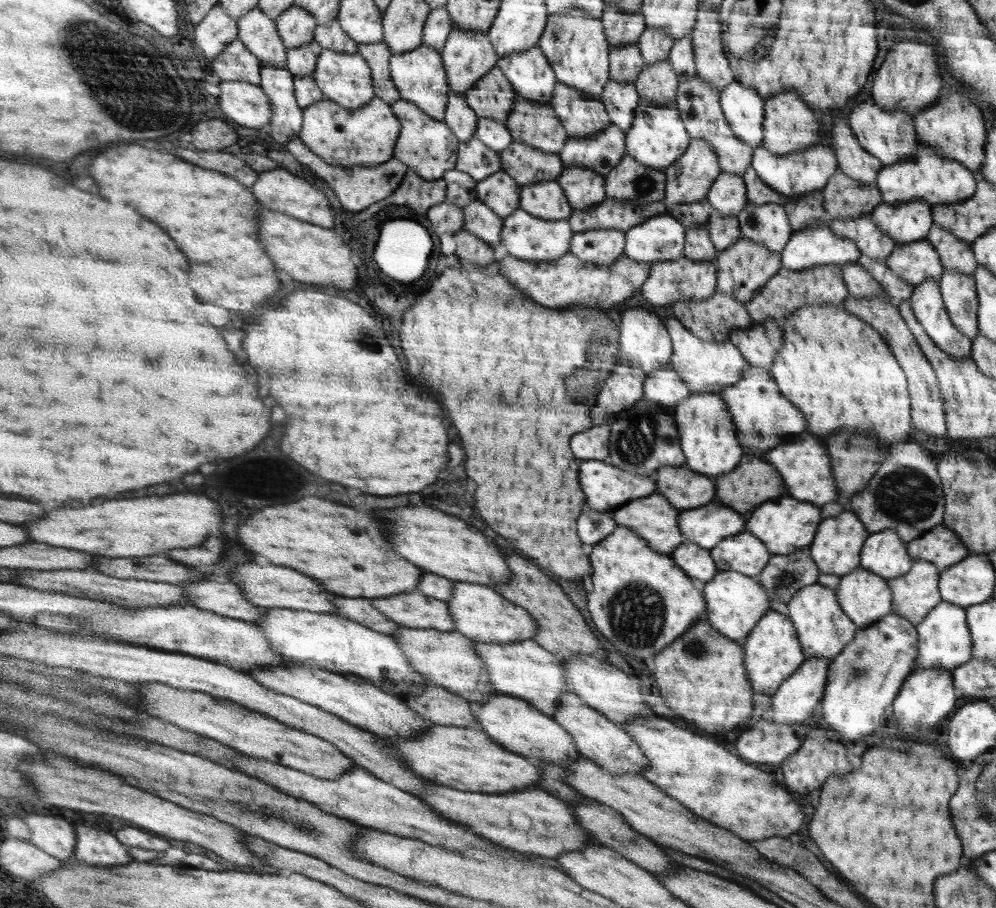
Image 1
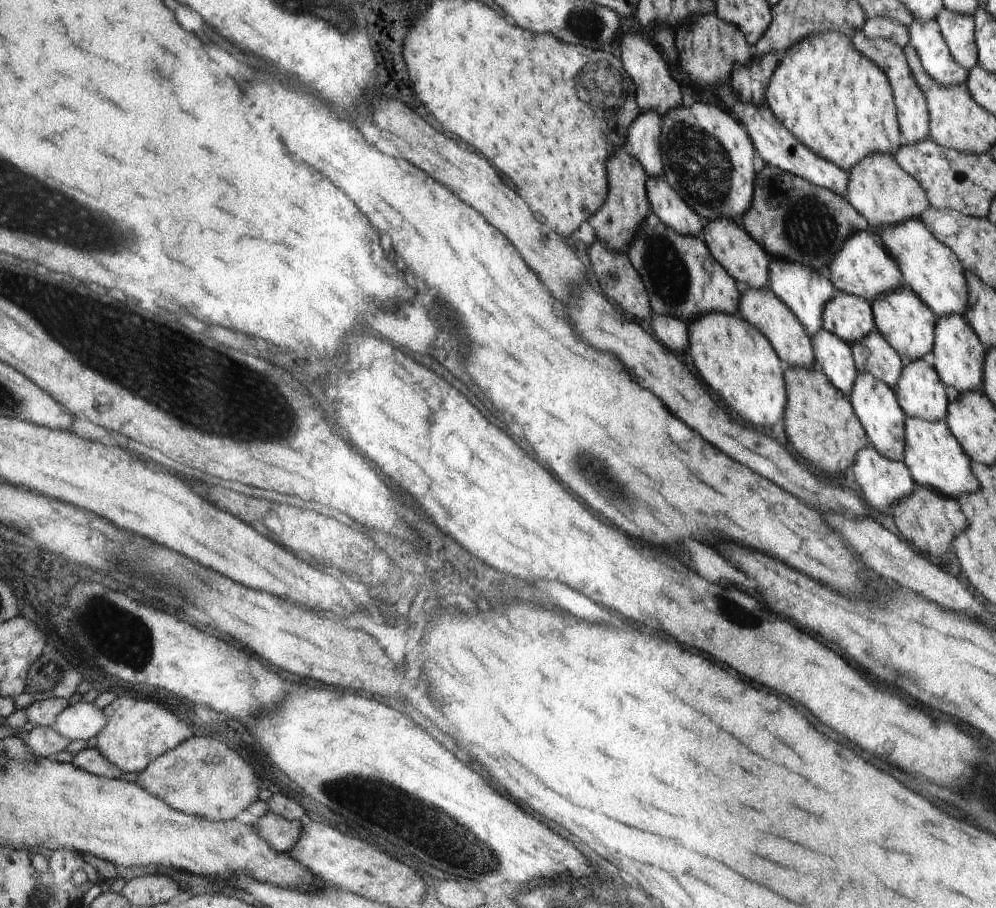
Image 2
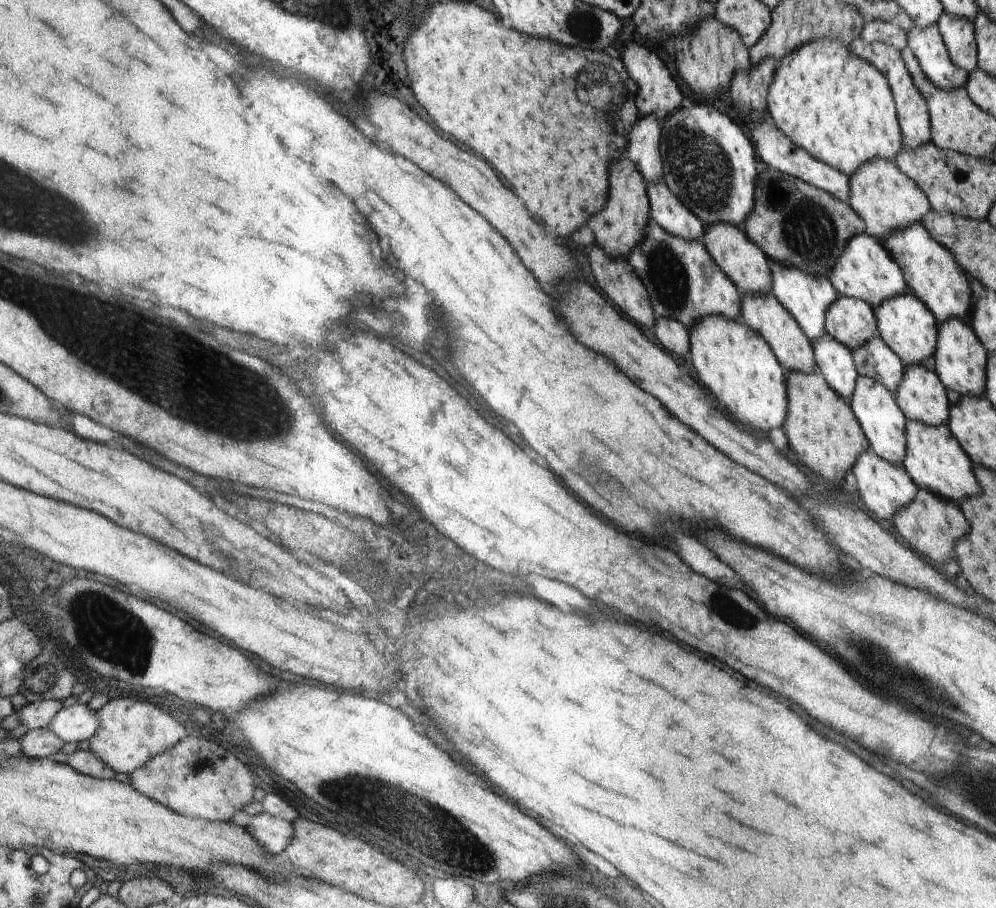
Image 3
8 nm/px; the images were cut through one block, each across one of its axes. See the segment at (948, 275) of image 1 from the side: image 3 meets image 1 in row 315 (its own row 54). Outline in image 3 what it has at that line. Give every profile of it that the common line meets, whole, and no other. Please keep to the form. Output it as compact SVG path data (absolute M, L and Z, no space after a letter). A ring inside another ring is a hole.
M943 11L936 24L946 44L950 60L968 73L976 71L978 57L973 20L959 18Z

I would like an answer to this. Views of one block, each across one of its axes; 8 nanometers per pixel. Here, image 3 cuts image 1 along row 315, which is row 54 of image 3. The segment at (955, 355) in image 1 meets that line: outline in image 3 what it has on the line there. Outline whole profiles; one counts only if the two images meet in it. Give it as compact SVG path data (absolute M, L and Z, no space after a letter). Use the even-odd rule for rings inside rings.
M917 23L907 32L907 45L913 49L927 77L945 90L964 87L969 73L950 60L937 24L922 28Z

